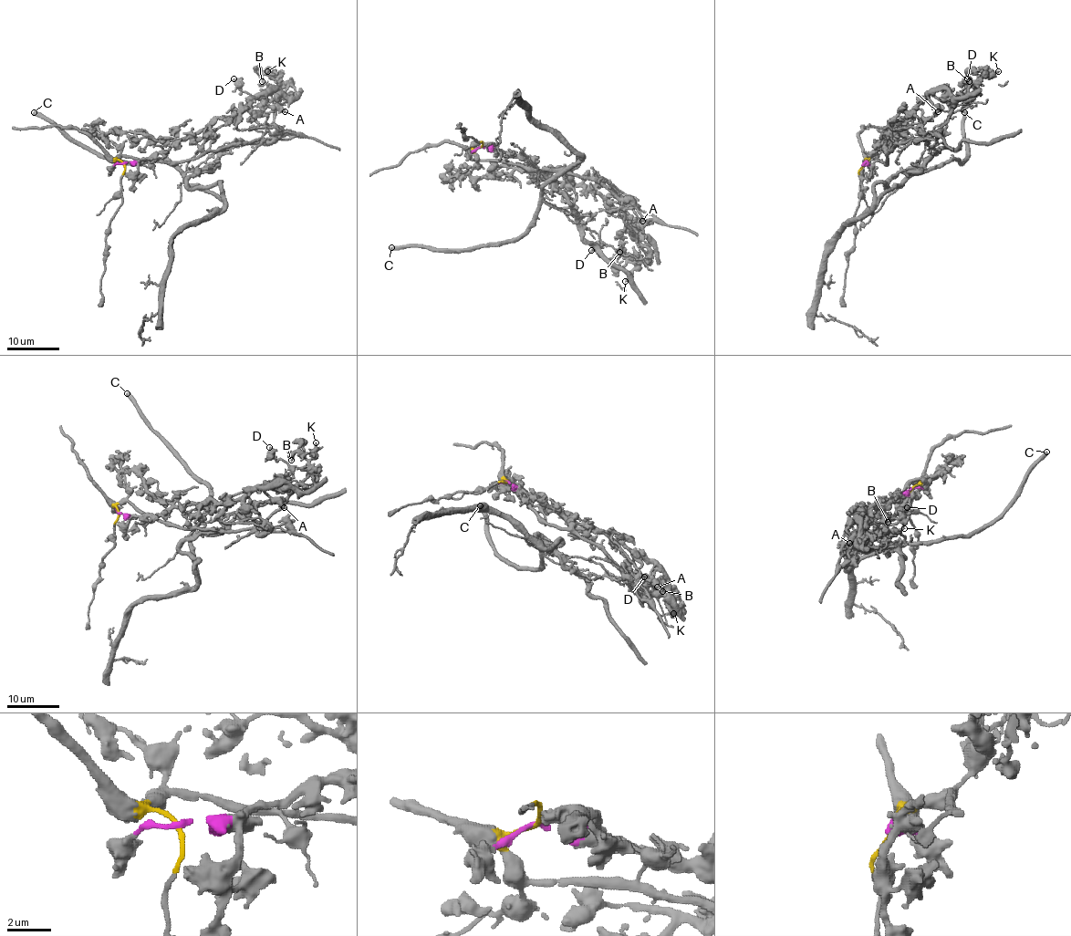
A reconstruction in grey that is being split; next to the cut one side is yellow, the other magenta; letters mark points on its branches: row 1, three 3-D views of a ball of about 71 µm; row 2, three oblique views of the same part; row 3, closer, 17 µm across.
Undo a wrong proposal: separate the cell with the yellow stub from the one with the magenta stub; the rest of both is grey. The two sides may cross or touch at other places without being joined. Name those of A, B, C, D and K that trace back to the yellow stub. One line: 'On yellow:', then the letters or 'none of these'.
On yellow: none of these

